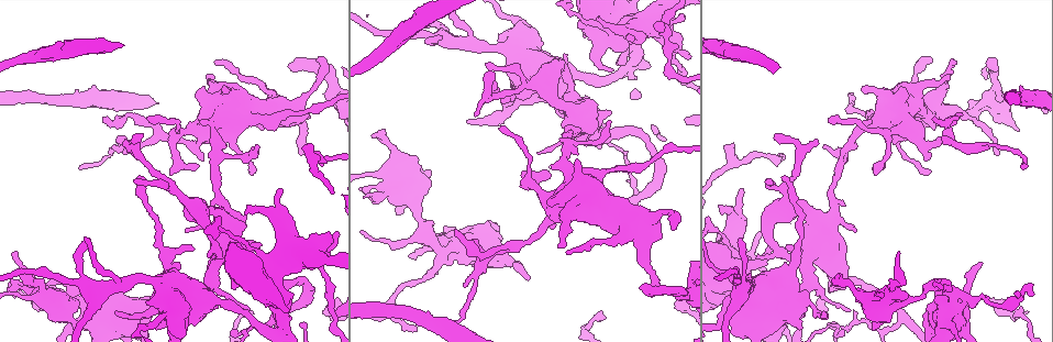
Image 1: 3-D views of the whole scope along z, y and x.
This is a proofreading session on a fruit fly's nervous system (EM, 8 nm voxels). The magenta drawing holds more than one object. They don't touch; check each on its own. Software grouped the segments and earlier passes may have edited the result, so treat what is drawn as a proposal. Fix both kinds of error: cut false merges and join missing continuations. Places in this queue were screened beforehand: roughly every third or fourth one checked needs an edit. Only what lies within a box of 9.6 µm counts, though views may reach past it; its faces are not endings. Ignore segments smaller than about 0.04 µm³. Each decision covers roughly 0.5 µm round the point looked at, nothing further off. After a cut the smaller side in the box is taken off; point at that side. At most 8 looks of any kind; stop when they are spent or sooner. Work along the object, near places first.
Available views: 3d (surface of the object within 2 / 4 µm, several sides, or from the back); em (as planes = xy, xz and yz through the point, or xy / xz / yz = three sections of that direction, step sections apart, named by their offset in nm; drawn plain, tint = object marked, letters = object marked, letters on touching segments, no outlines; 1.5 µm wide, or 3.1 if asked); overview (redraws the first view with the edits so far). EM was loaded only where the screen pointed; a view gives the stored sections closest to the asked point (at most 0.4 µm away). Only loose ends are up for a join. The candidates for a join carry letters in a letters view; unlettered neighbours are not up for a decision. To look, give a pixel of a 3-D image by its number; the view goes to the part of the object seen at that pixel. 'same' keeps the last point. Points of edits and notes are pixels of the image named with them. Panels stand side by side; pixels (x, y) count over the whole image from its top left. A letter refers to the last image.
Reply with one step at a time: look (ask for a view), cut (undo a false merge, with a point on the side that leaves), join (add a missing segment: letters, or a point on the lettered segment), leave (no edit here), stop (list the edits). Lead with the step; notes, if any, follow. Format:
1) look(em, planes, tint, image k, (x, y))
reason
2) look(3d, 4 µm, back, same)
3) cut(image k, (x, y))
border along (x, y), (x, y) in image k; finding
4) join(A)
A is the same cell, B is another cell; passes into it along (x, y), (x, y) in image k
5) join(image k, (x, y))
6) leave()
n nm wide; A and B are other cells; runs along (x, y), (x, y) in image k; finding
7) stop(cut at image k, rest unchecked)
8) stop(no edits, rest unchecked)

look(em, planes, plain, image 1, (829, 119))
an open end

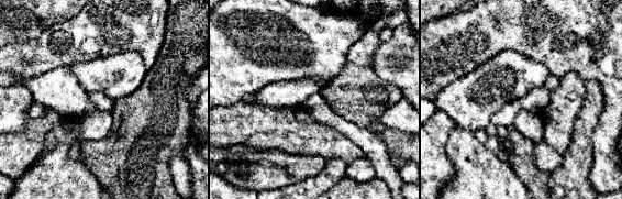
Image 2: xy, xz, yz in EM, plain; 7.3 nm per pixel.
look(em, planes, letters, same)
see the neighbours

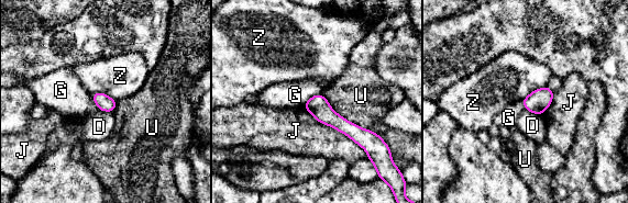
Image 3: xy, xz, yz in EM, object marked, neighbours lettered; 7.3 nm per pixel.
leave()
120 nm wide; D, G, J, U and Z are other cells; border along (91, 93), (105, 92), (116, 101) in image 3; no lettered segment goes on from it

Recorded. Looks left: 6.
look(em, xy, step 4, plain, image 1, (197, 166))

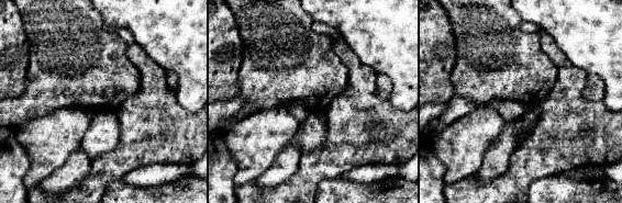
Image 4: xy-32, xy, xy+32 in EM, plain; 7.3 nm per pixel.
look(em, xy, step 4, letters, same)
what lies round it

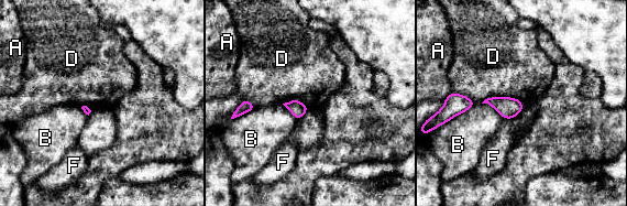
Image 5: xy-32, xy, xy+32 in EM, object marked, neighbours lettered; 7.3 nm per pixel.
leave()
A, B, D and F are other cells; border along (524, 107), (514, 117), (505, 119) in image 5; no lettered segment goes on from it

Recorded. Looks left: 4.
look(3d, 2 µm, image 1, (934, 120))
branch stops here

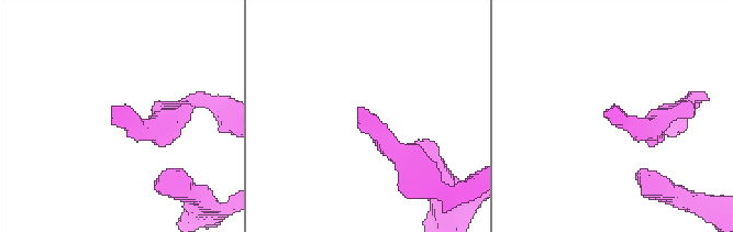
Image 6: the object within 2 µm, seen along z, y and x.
look(em, xz, step 8, letters, image 6, (359, 107))

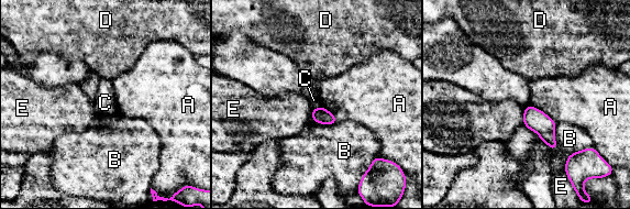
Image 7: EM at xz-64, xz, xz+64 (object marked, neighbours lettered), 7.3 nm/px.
leave()
A, B, C, D and E are other cells; border along (321, 106), (312, 108) in image 7; none of them fits

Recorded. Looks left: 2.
stop(no edits, rest unchecked)

